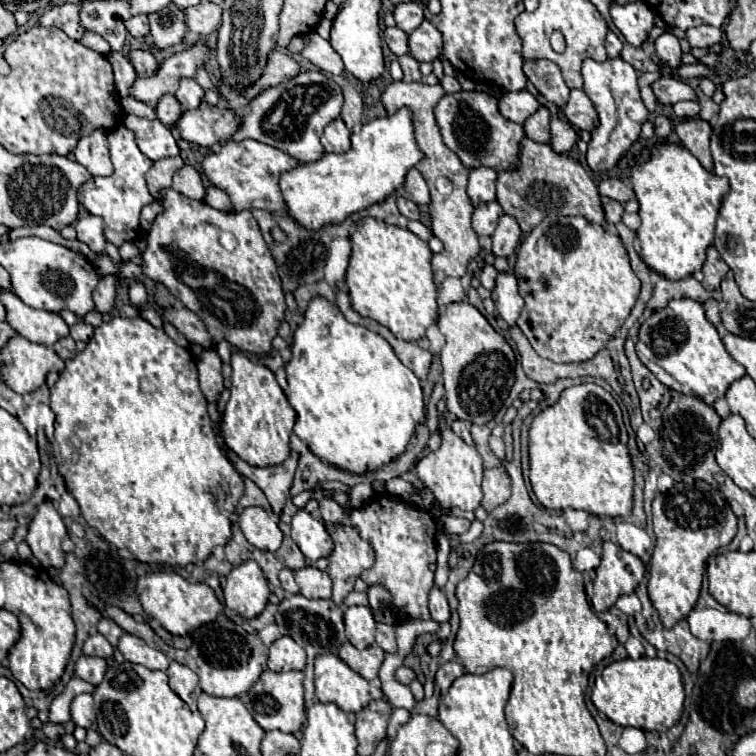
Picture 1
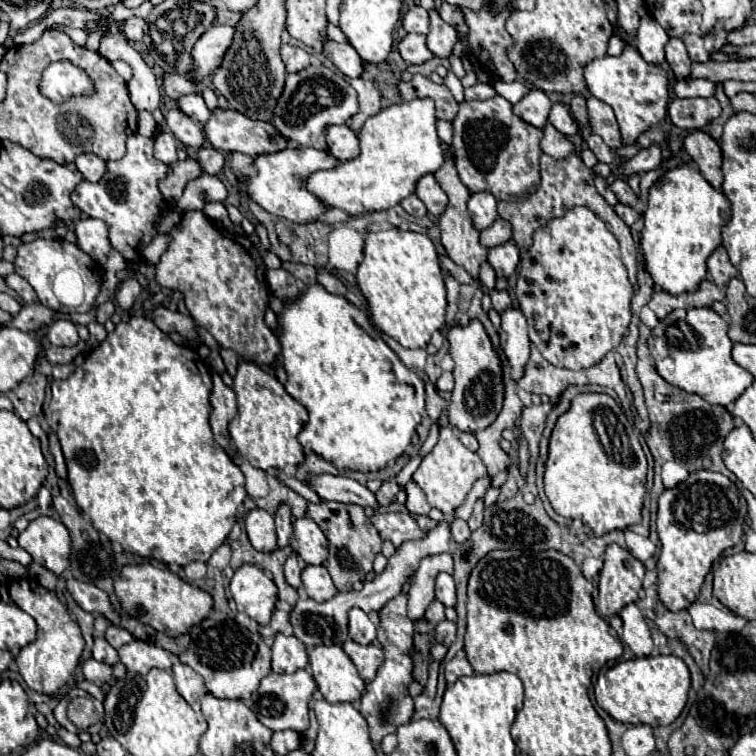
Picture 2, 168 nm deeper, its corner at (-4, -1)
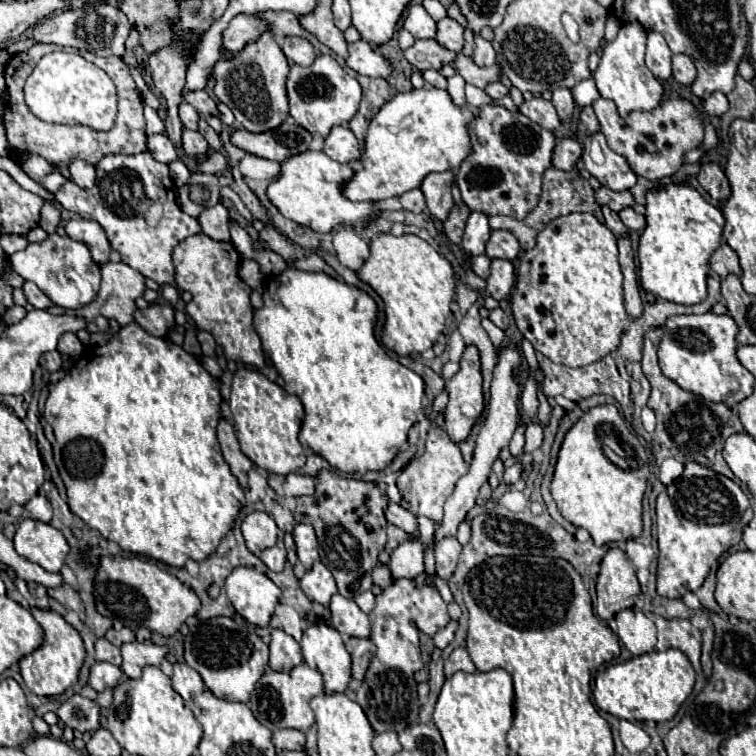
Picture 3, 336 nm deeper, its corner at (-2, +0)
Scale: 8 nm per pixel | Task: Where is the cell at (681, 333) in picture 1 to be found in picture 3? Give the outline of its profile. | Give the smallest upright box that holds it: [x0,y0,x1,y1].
[659,314,755,406]

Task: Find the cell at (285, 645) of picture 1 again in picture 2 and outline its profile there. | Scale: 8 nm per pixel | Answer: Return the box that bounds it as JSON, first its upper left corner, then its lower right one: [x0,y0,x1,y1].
[273,635,309,673]

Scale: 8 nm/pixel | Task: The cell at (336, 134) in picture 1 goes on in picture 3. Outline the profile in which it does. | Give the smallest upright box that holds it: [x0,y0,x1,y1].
[323,126,361,162]

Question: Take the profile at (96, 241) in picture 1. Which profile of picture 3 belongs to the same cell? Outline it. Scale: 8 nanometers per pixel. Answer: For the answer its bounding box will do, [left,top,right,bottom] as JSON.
[65,218,111,264]

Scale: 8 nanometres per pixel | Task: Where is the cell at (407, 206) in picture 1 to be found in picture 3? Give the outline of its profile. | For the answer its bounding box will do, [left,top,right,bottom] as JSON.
[399,188,425,214]

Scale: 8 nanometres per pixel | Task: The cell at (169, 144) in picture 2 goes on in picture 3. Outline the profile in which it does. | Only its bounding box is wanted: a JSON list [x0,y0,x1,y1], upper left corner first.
[149,134,177,162]

